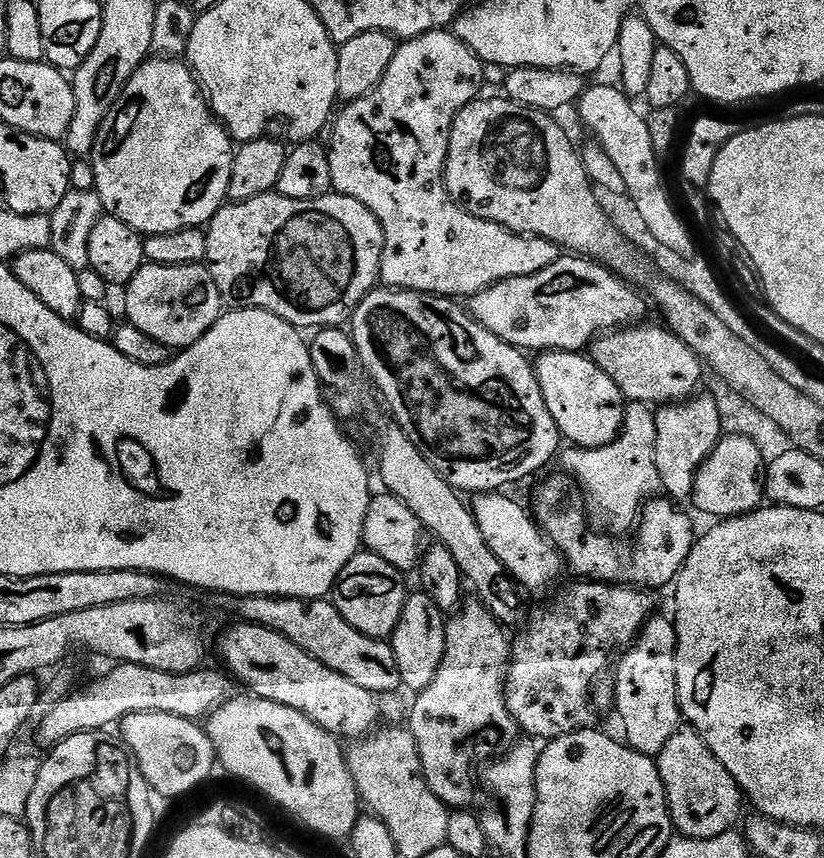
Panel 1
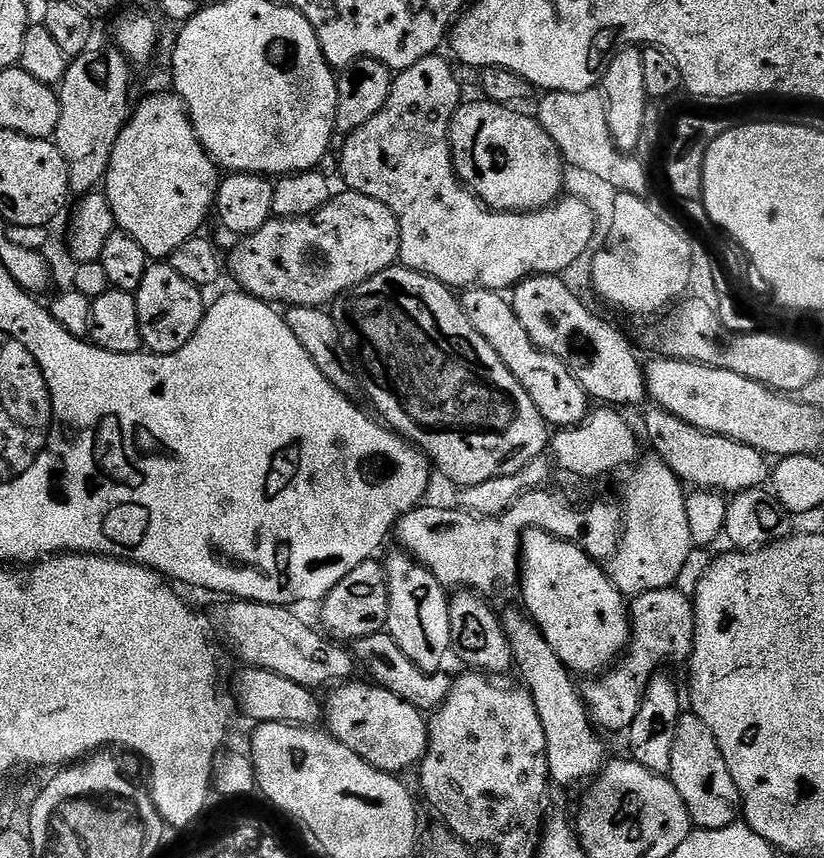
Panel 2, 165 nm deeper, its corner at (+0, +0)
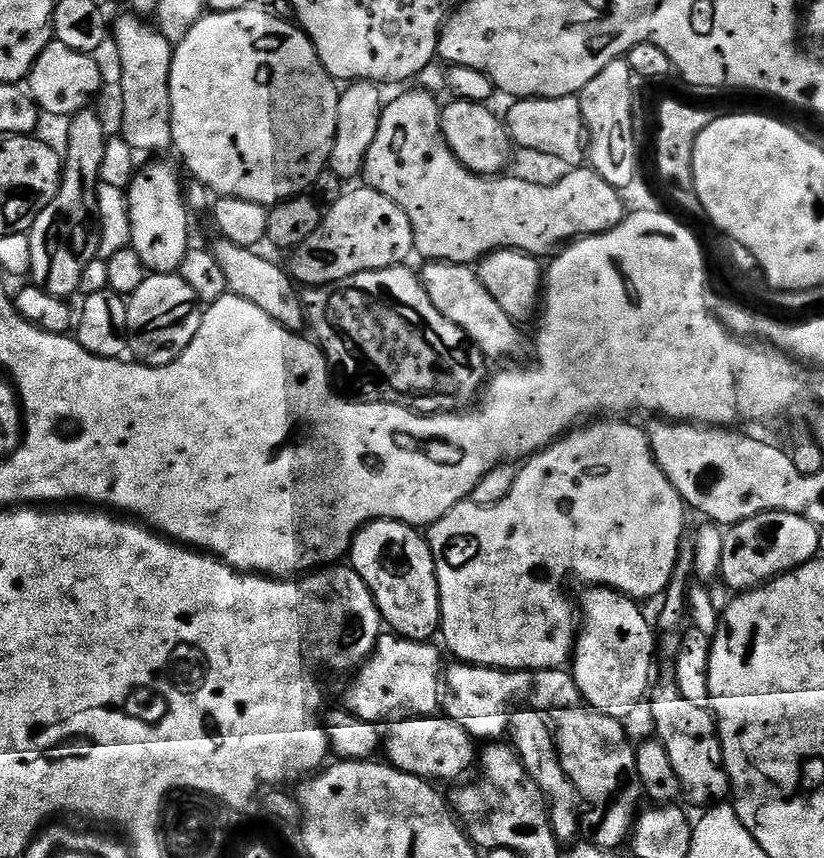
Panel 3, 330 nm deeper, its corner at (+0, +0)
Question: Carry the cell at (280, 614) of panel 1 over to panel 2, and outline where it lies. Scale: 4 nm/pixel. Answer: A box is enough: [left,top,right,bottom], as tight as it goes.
[354,631,453,714]

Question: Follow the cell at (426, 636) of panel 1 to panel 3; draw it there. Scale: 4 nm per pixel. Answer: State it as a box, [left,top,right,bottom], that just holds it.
[350,520,440,642]

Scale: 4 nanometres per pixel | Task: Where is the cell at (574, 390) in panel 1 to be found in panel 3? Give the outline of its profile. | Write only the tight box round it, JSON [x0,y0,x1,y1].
[418,260,524,357]

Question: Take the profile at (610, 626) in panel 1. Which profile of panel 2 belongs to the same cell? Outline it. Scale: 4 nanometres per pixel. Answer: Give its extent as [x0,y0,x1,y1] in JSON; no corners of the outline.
[582,586,696,734]

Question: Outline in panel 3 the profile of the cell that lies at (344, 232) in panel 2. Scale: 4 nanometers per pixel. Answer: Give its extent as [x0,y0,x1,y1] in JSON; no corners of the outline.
[286,186,413,286]

